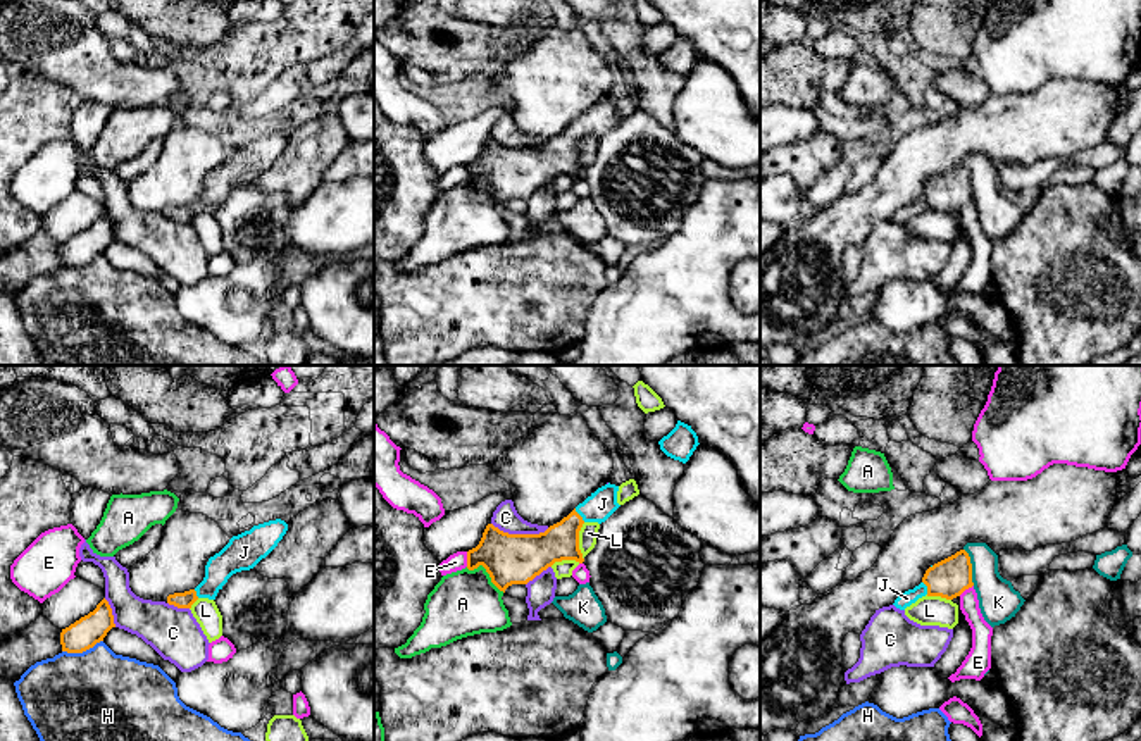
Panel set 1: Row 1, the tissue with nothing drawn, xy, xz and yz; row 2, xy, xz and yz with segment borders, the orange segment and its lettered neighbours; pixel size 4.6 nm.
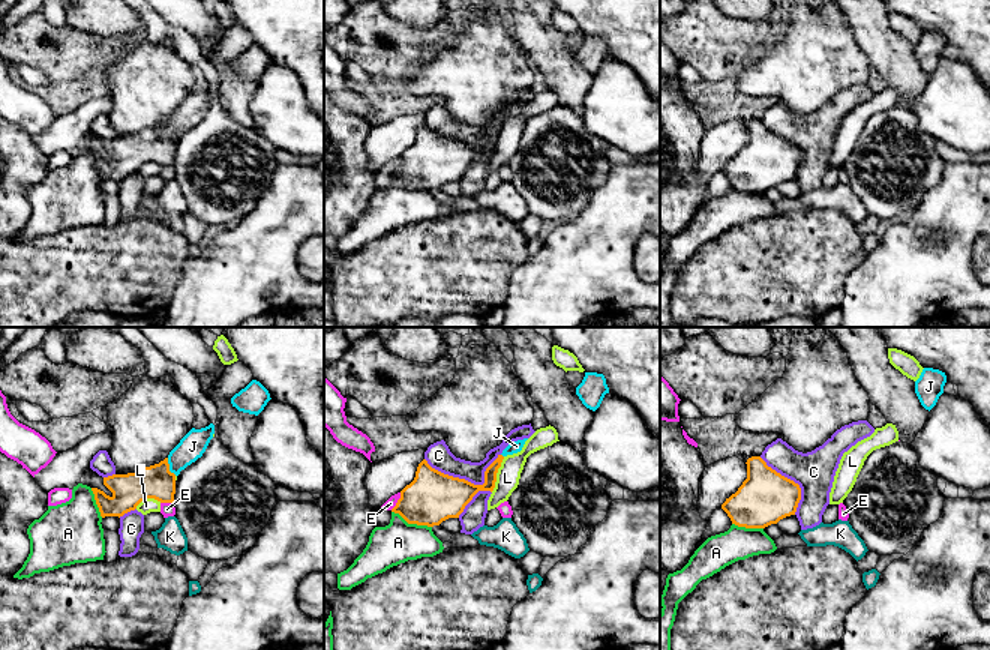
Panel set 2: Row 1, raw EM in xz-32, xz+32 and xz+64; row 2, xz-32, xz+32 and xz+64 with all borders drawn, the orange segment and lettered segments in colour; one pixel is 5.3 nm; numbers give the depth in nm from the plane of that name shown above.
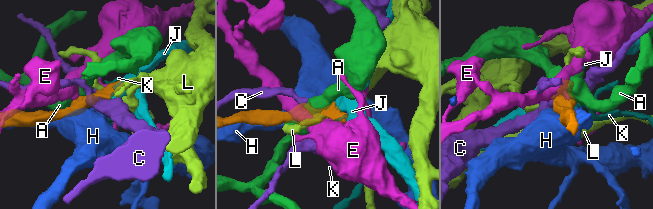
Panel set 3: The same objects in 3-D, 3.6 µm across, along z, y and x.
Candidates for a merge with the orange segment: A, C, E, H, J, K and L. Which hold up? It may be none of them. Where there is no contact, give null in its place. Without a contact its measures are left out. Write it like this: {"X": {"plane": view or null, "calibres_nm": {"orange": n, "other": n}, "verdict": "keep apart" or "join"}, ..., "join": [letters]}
{"A": {"plane": "xz", "calibres_nm": {"orange": 240, "other": 300}, "verdict": "keep apart"}, "C": {"plane": "xz", "calibres_nm": {"orange": 240, "other": 120}, "verdict": "keep apart"}, "E": {"plane": "xz", "calibres_nm": {"orange": 240, "other": 80}, "verdict": "keep apart"}, "H": {"plane": "xy", "calibres_nm": {"orange": 140, "other": 500}, "verdict": "keep apart"}, "J": {"plane": "xz", "calibres_nm": {"orange": 180, "other": 140}, "verdict": "join"}, "K": {"plane": "yz", "calibres_nm": {"orange": 180, "other": 190}, "verdict": "keep apart"}, "L": {"plane": "xz", "calibres_nm": {"orange": 200, "other": 90}, "verdict": "keep apart"}, "join": ["J"]}

